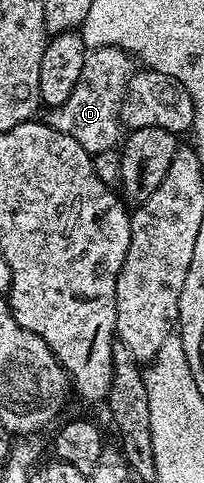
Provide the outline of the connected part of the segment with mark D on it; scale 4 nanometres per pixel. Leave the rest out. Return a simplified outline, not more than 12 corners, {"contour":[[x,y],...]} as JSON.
{"contour":[[95,48],[71,98],[43,116],[90,154],[123,140],[119,105],[135,73]]}

